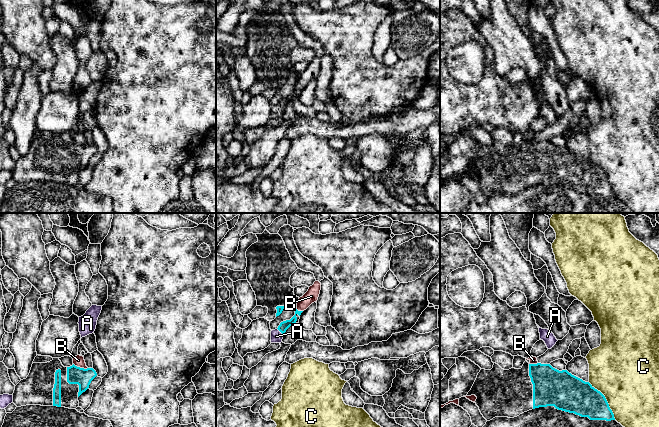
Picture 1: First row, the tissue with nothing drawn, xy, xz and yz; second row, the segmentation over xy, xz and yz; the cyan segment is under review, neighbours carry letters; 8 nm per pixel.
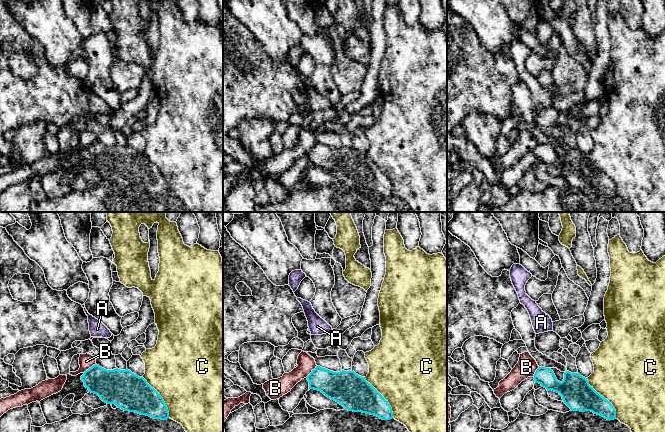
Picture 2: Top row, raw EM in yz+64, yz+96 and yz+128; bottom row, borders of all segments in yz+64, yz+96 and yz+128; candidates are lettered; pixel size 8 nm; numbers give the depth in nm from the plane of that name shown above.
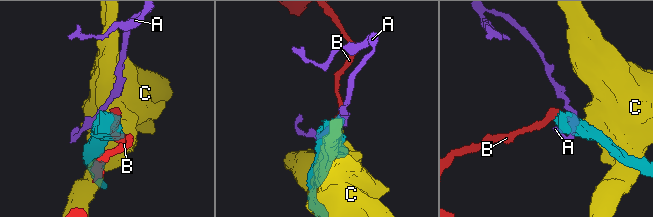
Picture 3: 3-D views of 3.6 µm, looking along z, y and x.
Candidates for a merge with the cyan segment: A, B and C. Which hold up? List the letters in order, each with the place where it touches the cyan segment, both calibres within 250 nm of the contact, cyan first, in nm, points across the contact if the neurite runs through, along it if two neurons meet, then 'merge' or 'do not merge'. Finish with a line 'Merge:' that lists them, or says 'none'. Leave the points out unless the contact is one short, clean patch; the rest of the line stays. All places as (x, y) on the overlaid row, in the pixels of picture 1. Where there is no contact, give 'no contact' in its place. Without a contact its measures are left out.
A: meets cyan in xz at (279, 330); 70 nm thick on the cyan side, 100 nm on the other; border along xz (277, 328), (282, 334); do not merge
B: meets cyan in xy at (79, 367); 140 nm thick on the cyan side, 90 nm on the other; border along xy (73, 363), (79, 367), (87, 368); do not merge
C: meets cyan in yz at (606, 400); 280 nm thick on the cyan side, 480 nm on the other; do not merge
Merge: none

